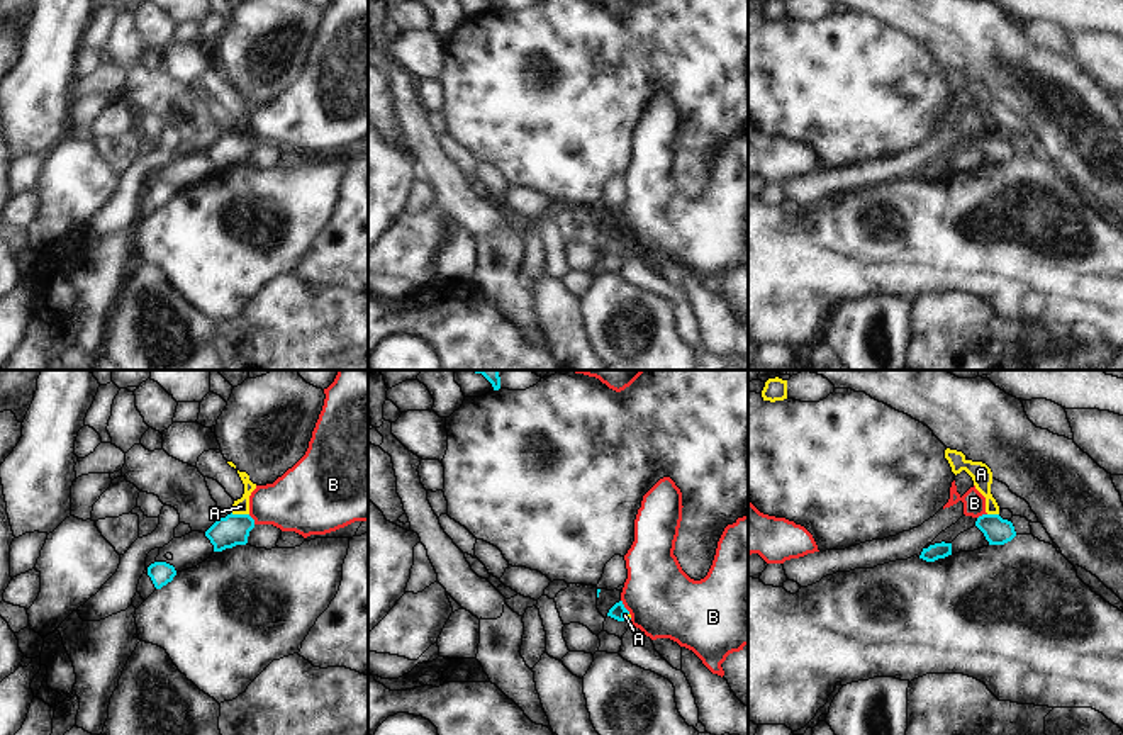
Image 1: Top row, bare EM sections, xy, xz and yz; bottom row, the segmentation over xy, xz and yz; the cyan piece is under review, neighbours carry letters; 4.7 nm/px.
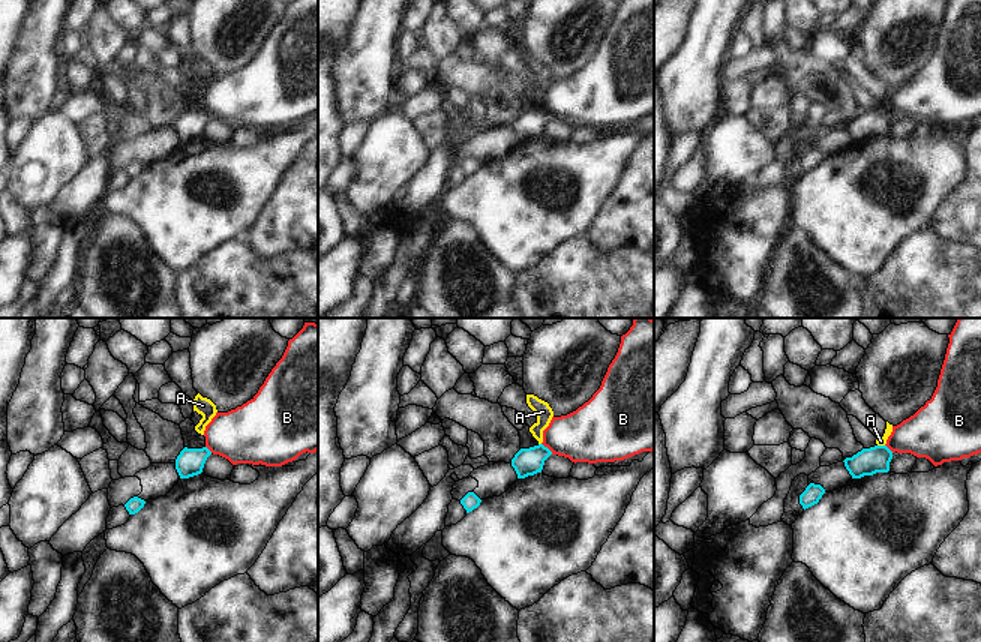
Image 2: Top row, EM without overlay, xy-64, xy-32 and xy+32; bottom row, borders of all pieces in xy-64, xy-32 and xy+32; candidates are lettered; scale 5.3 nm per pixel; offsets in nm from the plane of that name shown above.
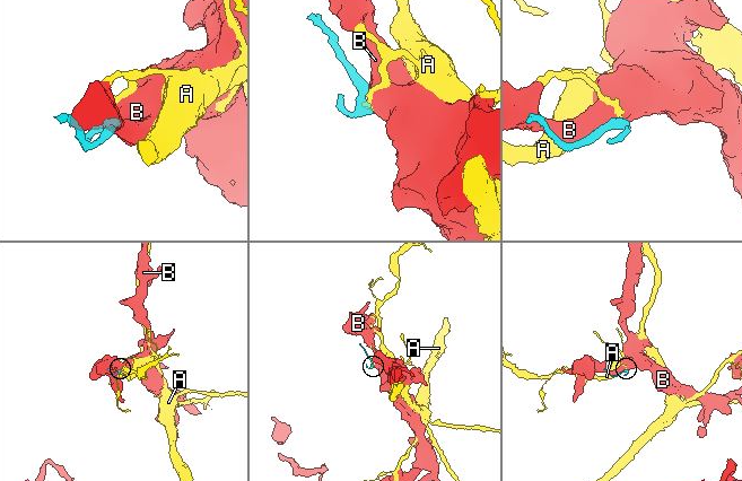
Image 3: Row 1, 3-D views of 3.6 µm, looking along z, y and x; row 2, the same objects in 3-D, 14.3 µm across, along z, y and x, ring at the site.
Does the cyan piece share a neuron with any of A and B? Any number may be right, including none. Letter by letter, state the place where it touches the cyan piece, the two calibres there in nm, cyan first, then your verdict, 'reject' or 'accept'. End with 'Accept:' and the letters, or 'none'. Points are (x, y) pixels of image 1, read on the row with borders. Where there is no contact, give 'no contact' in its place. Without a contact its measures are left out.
A: meets cyan in xy at (240, 515); 150 nm thick on the cyan side, 80 nm on the other; reject
B: meets cyan in xz at (623, 606); 70 nm thick on the cyan side, 340 nm on the other; reject
Accept: none

